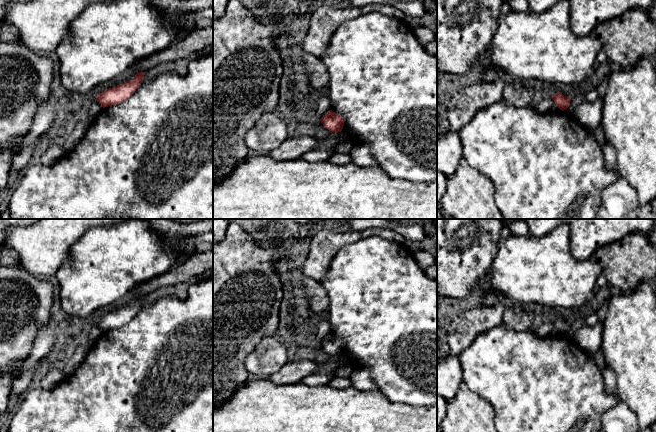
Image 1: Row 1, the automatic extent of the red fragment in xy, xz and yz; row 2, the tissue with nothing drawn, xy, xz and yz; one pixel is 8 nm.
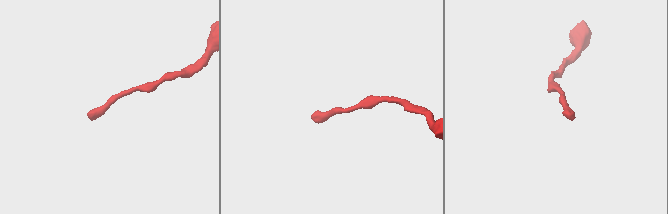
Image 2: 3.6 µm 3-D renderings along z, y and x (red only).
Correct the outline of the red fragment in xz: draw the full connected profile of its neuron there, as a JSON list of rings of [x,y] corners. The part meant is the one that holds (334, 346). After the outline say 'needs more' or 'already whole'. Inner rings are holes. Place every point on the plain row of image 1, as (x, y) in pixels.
[[[329,334],[320,345],[331,356],[341,356],[344,350],[344,342],[332,334]]]; already whole

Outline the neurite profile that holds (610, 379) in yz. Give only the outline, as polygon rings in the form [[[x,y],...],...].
[[[606,364],[602,371],[606,392],[608,394],[617,394],[617,376],[615,372]]]

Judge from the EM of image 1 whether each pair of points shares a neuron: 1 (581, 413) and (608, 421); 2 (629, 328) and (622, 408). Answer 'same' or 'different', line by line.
1: different
2: different

